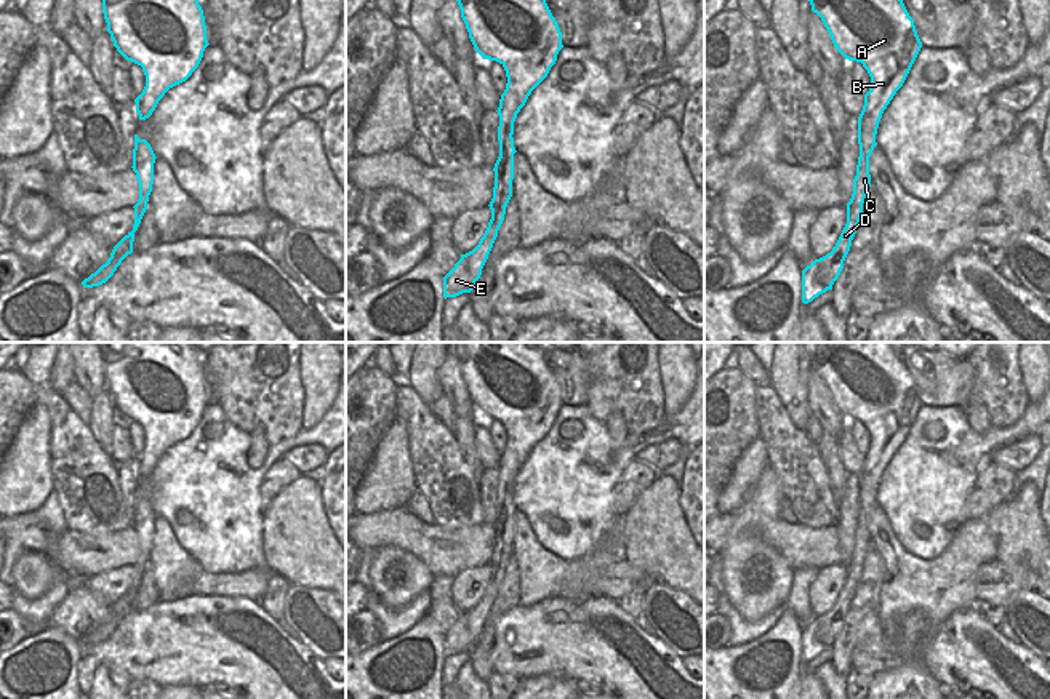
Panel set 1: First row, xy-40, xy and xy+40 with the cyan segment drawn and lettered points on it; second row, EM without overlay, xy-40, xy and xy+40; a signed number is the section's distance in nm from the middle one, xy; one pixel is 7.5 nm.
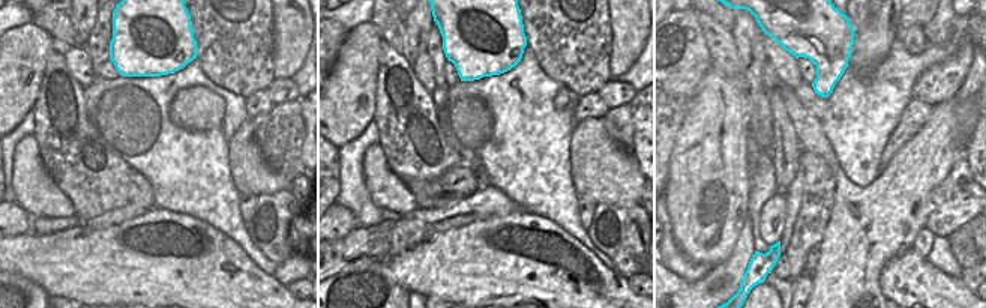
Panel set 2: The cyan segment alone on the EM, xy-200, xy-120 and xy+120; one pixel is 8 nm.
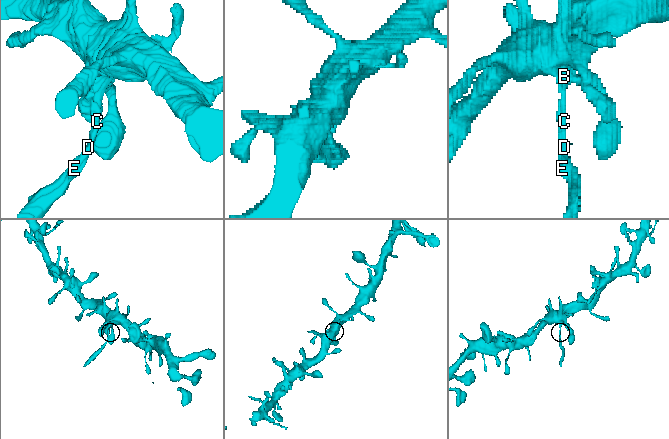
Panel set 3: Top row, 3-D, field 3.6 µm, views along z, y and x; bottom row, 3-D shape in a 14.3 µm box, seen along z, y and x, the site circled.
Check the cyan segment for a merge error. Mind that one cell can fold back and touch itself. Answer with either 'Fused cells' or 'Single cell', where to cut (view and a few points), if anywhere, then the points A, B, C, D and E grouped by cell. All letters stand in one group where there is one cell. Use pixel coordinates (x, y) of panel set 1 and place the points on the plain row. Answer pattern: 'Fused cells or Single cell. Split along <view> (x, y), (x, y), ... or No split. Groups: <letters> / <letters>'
Fused cells. Split along xy+40 (871, 482), (863, 485), (863, 499), (860, 503). Groups: A B / C D E

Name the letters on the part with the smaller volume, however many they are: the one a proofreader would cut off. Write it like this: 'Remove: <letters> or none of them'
Remove: C, D, E

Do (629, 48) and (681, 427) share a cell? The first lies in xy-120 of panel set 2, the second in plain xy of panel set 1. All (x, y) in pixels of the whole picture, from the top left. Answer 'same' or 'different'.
different

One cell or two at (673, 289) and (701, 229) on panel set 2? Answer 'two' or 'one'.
two

